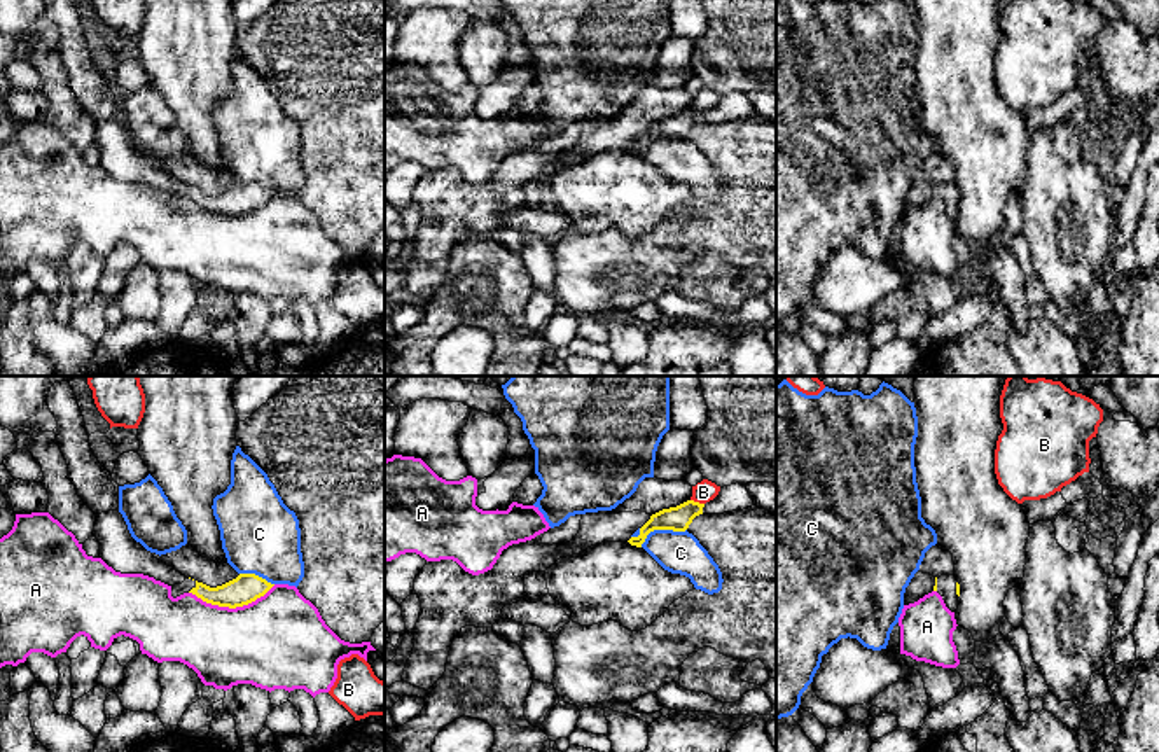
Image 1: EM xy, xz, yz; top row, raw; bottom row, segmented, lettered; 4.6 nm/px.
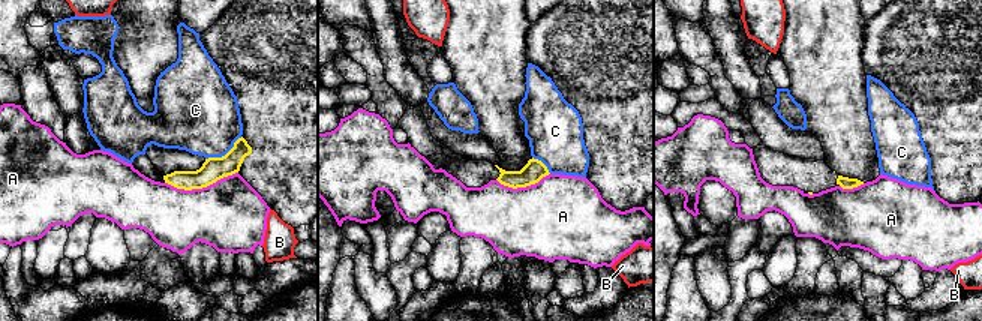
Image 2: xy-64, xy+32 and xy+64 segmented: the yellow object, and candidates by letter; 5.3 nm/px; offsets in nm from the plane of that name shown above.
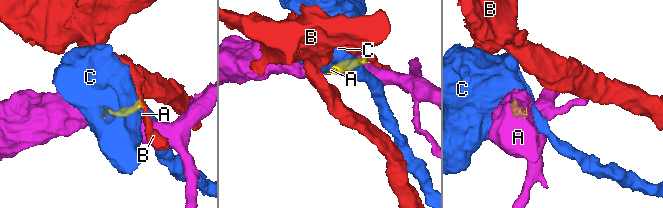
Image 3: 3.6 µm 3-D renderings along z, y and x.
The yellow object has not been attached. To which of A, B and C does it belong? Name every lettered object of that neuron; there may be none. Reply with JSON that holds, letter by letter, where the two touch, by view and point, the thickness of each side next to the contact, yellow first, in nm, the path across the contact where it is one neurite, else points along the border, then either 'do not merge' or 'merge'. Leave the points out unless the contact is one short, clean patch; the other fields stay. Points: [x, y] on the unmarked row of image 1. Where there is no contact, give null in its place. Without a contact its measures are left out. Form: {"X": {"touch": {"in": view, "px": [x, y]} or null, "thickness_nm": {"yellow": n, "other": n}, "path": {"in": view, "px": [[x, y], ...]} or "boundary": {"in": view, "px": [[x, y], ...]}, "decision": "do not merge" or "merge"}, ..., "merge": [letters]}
{"A": {"touch": {"in": "xy", "px": [231, 215]}, "thickness_nm": {"yellow": 140, "other": 420}, "decision": "do not merge"}, "B": {"touch": {"in": "xz", "px": [698, 111]}, "thickness_nm": {"yellow": 120, "other": 100}, "boundary": {"in": "xz", "px": [[691, 107], [703, 112]]}, "decision": "do not merge"}, "C": {"touch": {"in": "xz", "px": [661, 137]}, "thickness_nm": {"yellow": 120, "other": 190}, "boundary": {"in": "xz", "px": [[686, 137], [652, 139], [640, 154]]}, "decision": "do not merge"}, "merge": []}

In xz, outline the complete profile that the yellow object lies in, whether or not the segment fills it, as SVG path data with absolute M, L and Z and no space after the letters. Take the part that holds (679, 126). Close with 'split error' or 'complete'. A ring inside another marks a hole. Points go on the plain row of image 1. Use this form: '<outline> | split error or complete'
M736 91L724 94L720 96L718 103L706 112L687 108L677 115L663 117L652 122L650 128L640 136L640 143L631 145L628 150L631 154L642 156L647 143L654 138L685 140L692 128L699 122L724 122L743 119L752 114L753 108L745 93Z | split error

